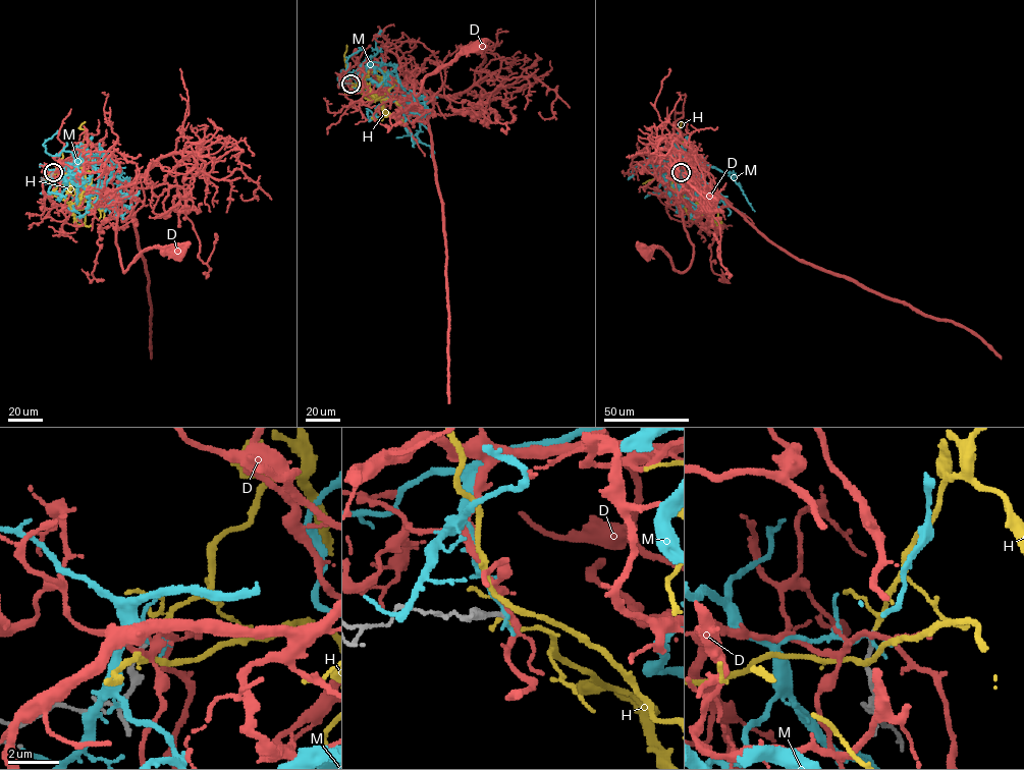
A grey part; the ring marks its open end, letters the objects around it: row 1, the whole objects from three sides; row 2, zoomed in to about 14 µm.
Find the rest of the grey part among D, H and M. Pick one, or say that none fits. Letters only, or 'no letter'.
H

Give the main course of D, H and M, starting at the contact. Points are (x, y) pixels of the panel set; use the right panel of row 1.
D: (681, 172), (666, 165), (683, 186), (678, 203), (693, 246), (691, 265), (678, 272), (662, 249), (643, 250)
H: (681, 172), (687, 162), (698, 178), (691, 202), (678, 185), (675, 168), (667, 172), (672, 191), (695, 221)
M: (681, 172), (666, 170), (670, 155), (693, 162), (698, 191), (717, 202), (716, 211), (706, 209), (715, 221)

